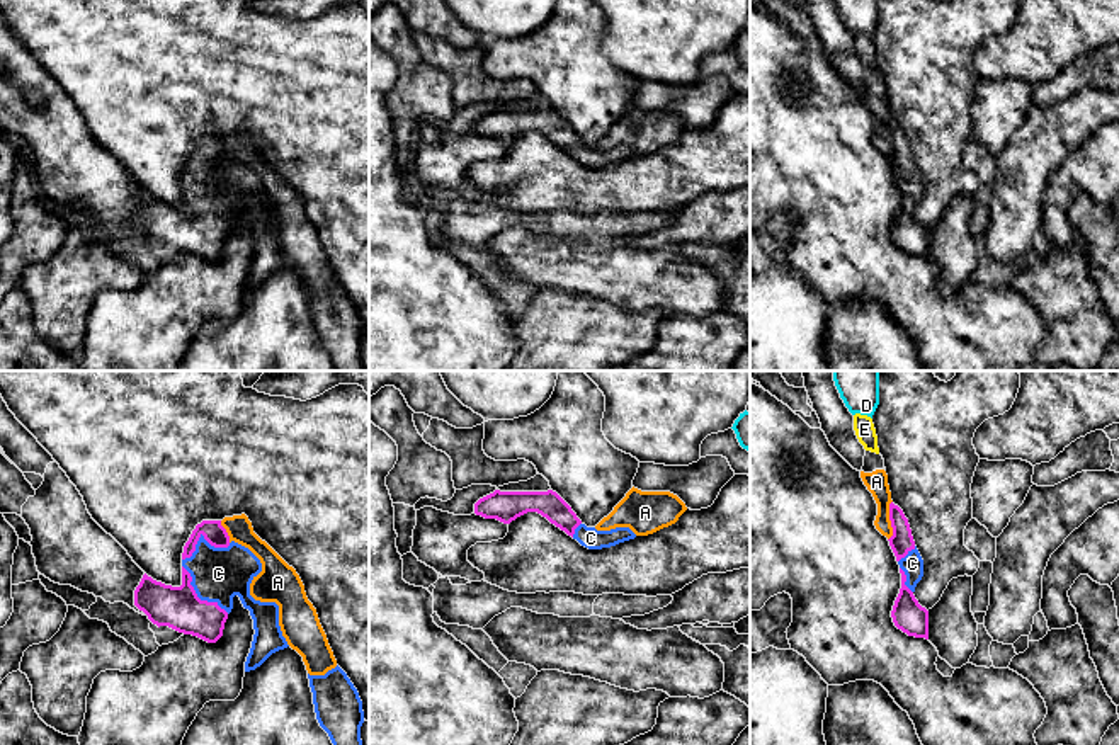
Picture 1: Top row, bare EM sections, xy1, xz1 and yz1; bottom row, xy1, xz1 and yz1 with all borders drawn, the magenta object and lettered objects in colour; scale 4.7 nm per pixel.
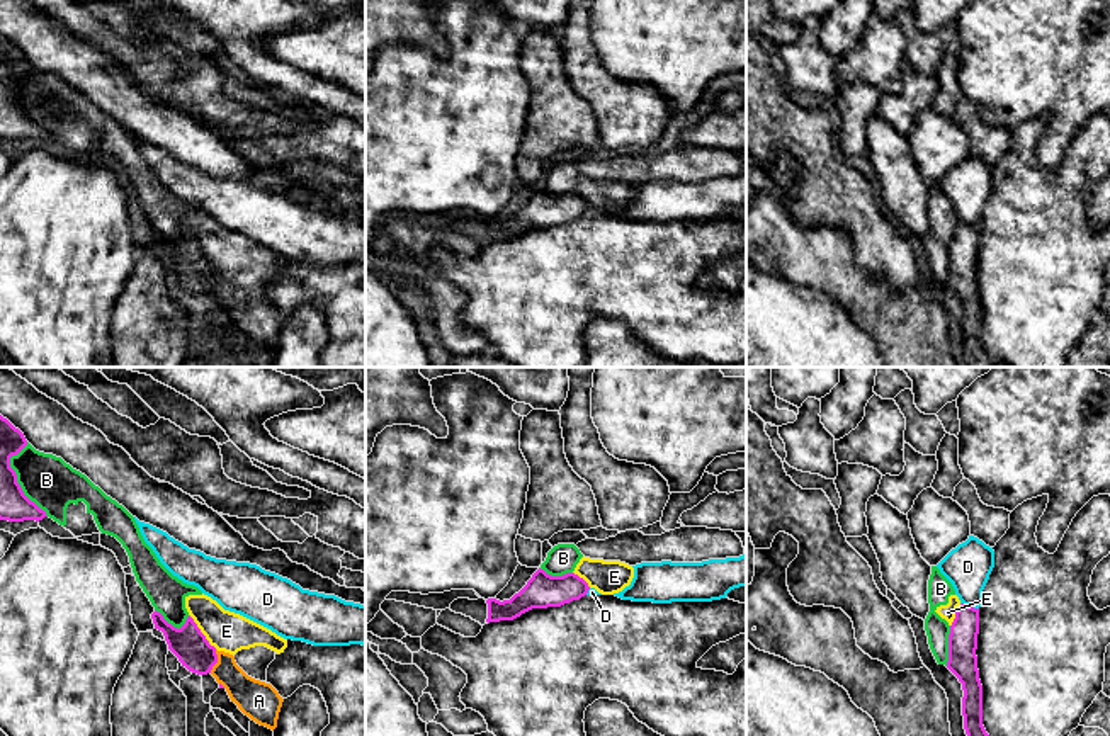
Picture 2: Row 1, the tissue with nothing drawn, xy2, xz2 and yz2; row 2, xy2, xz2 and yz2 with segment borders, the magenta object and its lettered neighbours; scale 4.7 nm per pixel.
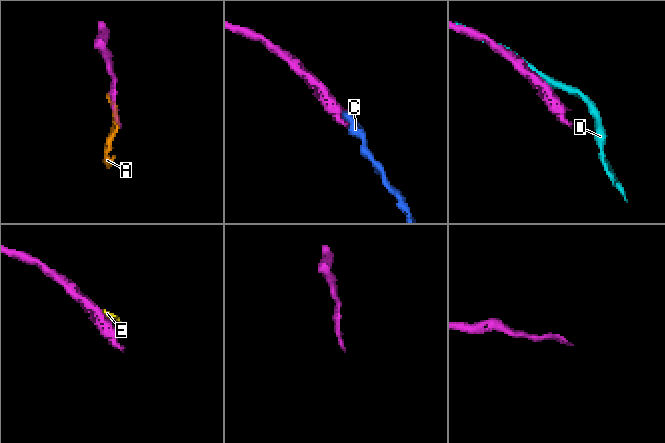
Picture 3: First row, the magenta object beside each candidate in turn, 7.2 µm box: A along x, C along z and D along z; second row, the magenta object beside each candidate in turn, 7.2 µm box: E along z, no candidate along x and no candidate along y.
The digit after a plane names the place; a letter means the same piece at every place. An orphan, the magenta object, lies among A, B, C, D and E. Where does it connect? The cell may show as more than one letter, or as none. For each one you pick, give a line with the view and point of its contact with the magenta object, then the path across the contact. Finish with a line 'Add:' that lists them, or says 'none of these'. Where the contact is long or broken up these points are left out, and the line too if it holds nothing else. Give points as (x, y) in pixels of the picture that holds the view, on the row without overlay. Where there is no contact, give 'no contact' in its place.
C: meets magenta in xy1 at (199, 155)
Add: C

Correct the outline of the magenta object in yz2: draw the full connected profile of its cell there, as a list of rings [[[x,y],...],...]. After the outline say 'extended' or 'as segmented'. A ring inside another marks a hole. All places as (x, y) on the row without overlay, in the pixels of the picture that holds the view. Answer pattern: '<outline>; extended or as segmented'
[[[960,223],[949,253],[947,287],[962,303],[962,335],[969,367],[998,367],[983,345],[983,304],[977,289],[979,228]]]; as segmented

